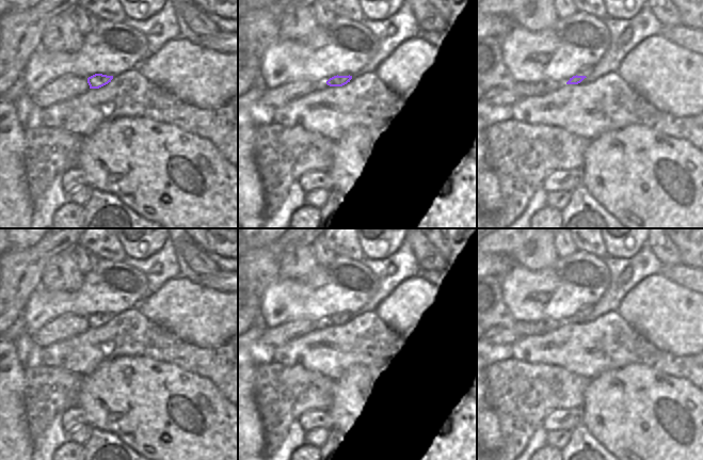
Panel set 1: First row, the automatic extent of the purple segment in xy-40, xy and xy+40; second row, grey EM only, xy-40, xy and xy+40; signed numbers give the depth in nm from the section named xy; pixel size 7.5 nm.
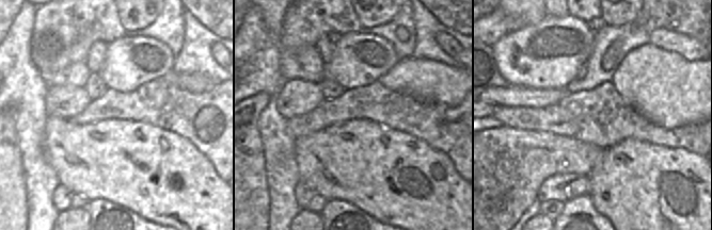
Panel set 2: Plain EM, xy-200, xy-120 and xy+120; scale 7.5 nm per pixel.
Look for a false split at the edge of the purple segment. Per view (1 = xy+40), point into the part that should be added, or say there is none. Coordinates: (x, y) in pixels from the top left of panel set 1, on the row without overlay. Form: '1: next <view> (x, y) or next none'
1: next xy+40 (586, 311)

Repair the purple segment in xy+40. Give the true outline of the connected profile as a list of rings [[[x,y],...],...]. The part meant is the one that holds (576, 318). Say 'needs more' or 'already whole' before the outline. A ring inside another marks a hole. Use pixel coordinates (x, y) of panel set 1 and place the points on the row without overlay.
needs more; [[[584,306],[580,308],[580,311],[576,314],[570,317],[570,319],[566,321],[566,323],[578,323],[580,322],[585,317],[589,316],[593,310],[593,306]]]

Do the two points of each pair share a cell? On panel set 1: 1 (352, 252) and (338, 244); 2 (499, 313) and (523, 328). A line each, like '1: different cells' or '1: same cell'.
1: same cell
2: same cell

